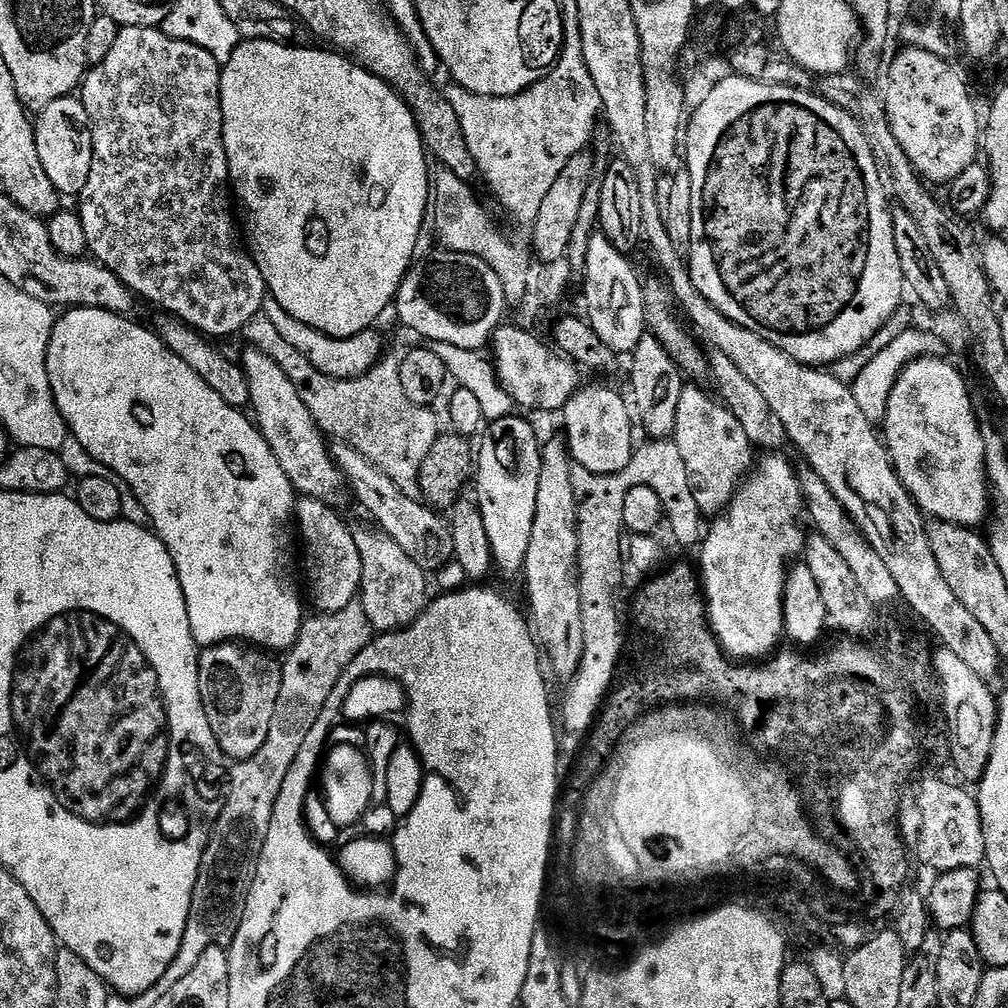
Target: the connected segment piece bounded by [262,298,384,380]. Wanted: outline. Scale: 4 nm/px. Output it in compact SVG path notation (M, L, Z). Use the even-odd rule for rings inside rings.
M271 298L265 299L262 315L270 318L270 323L278 330L278 334L282 338L286 338L286 342L290 346L294 346L294 350L298 350L307 362L310 362L310 365L335 380L352 380L359 376L365 376L382 359L380 351L383 350L384 344L380 341L376 330L359 332L346 338L327 336L310 326L303 328L300 324L296 324L295 320L288 319L288 316L283 313L282 306L278 306L278 302Z

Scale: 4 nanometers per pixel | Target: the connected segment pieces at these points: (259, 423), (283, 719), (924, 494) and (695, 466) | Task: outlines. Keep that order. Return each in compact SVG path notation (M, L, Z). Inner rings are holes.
M249 347L247 351L244 360L242 359L242 367L246 382L250 386L250 412L256 427L266 438L274 458L278 458L278 466L286 470L286 478L290 478L293 488L301 497L309 496L324 504L339 505L344 492L346 496L344 475L332 461L326 437L316 424L316 419L298 396L294 383L286 378L282 366L278 366L274 358L254 347Z
M358 600L352 601L340 611L313 617L305 619L295 646L287 649L283 657L282 690L278 694L278 706L274 706L270 734L266 734L266 742L262 742L262 750L258 750L248 760L241 760L240 765L234 770L235 775L230 778L229 790L222 800L222 818L226 818L226 822L234 820L232 830L260 830L260 838L266 838L270 830L270 818L274 814L274 802L278 802L278 790L282 790L282 782L286 782L286 774L290 774L290 766L294 766L294 758L298 758L298 750L302 750L302 742L306 742L314 722L318 722L318 714L322 714L342 674L351 666L354 658L362 654L364 647L374 639L372 623L366 617L365 608Z
M924 355L905 366L900 373L893 392L889 396L888 409L882 421L882 439L887 447L888 454L892 458L892 464L896 468L898 478L903 482L904 489L912 495L912 500L924 513L925 517L932 520L941 520L947 524L957 524L963 528L979 529L980 523L987 521L990 516L990 483L988 471L984 468L984 434L982 424L976 421L976 412L972 409L972 396L968 393L968 384L964 376L952 364L947 364L944 358L935 355Z
M685 385L680 400L678 400L675 428L672 435L672 440L676 443L684 464L686 464L688 484L693 490L696 504L699 506L701 515L706 518L714 518L723 513L743 478L754 466L754 455L752 456L754 446L746 436L746 430L742 429L741 423L734 418L732 412L723 403L720 403L714 396L713 398L696 386Z

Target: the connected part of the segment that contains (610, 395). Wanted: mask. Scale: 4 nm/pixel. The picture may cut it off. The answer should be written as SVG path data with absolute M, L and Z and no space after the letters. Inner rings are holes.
M586 386L573 395L562 409L563 416L569 452L577 465L598 474L617 473L627 466L636 448L636 441L632 434L634 418L625 397L623 399L608 388Z

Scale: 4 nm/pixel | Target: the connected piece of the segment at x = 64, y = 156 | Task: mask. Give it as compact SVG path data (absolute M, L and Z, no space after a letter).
M63 96L41 109L37 116L39 118L34 122L35 146L46 176L63 197L77 197L89 181L93 162L92 130L84 103L79 97Z

